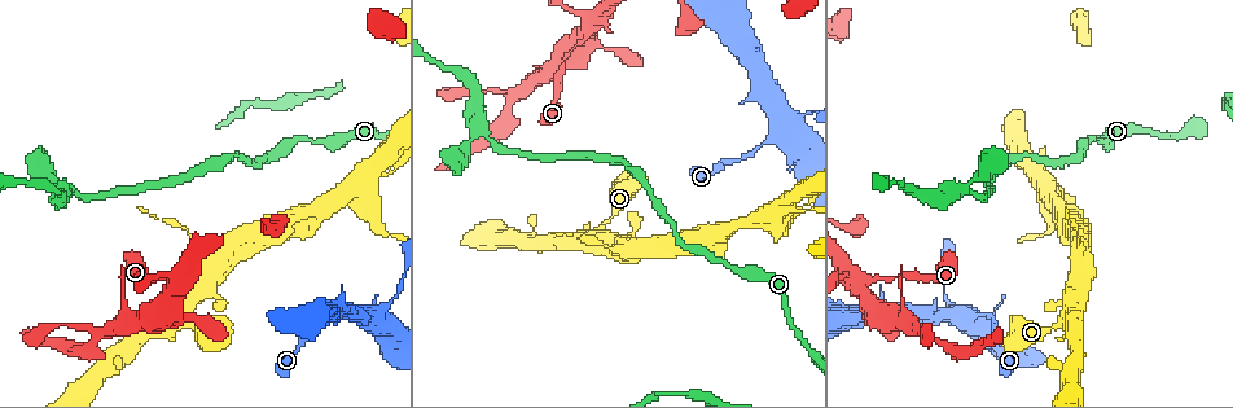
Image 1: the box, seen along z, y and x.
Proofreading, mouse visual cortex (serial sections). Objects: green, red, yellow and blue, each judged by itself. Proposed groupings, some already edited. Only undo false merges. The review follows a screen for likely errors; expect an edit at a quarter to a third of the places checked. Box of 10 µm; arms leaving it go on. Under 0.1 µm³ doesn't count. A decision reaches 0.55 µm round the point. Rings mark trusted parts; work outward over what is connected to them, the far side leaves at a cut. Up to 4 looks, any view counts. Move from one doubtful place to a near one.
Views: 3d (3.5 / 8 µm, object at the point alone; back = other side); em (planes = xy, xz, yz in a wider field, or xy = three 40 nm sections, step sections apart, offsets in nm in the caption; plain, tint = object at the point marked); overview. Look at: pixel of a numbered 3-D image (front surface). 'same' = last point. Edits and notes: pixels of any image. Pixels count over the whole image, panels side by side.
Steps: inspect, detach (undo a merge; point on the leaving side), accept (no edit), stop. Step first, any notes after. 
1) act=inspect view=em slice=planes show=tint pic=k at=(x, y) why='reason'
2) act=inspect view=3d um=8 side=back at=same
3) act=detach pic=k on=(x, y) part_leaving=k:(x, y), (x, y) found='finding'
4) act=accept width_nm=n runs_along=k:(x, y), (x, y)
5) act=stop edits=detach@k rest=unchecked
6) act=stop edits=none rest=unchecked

act=inspect view=em slice=xy step=1 show=tint pic=1 at=(776, 131) why='small branch off a trunk'

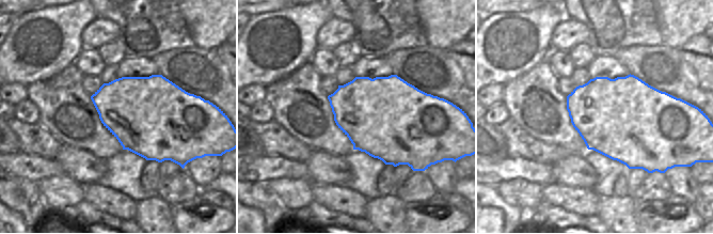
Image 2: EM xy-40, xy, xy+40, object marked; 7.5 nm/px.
act=inspect view=3d um=3.5 side=back at=same

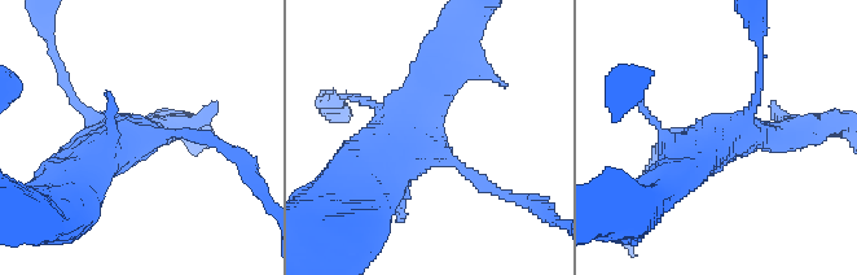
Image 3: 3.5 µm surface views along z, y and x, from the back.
act=accept runs_along=3:(496, 191), (417, 135), (444, 61) found='one cell here'

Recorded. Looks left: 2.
act=inspect view=3d um=3.5 pic=1 at=(478, 130)

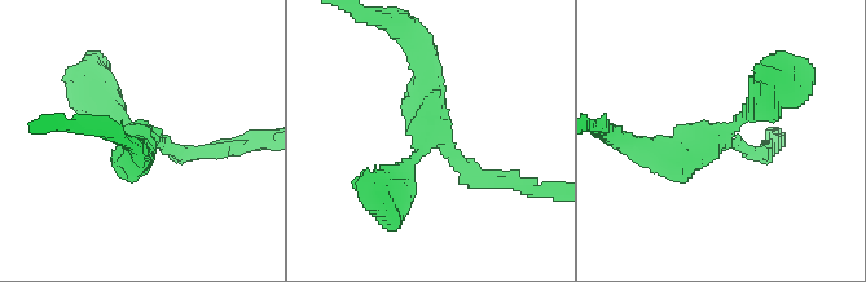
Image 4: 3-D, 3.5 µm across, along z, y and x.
act=inspect view=em slice=xy step=3 show=tint pic=4 at=(717, 136) arms=3 arm_widths_nm=200,250,350 why='need the tissue'

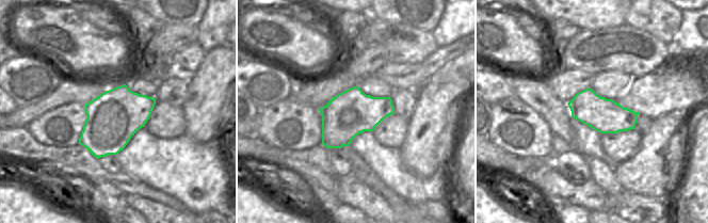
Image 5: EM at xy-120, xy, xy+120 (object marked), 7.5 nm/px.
act=accept runs_along=4:(499, 184), (430, 131), (426, 54) found='continuous, no second cell'

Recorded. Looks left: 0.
act=stop edits=none rest=unchecked

